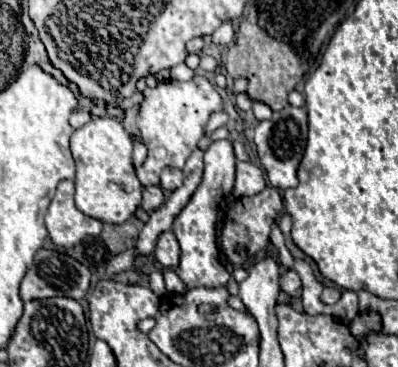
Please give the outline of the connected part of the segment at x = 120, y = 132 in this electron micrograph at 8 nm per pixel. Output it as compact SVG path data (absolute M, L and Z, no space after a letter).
M95 116L71 136L71 154L77 164L75 176L75 204L77 208L101 222L127 222L142 201L141 182L133 168L133 144L121 120L109 116Z

